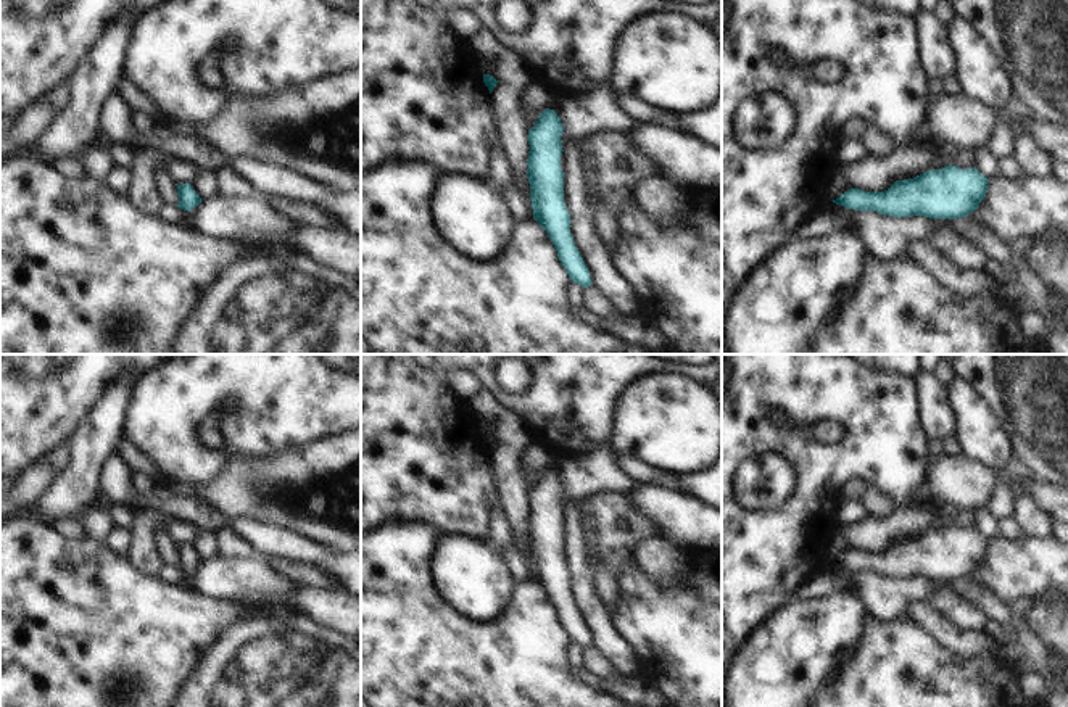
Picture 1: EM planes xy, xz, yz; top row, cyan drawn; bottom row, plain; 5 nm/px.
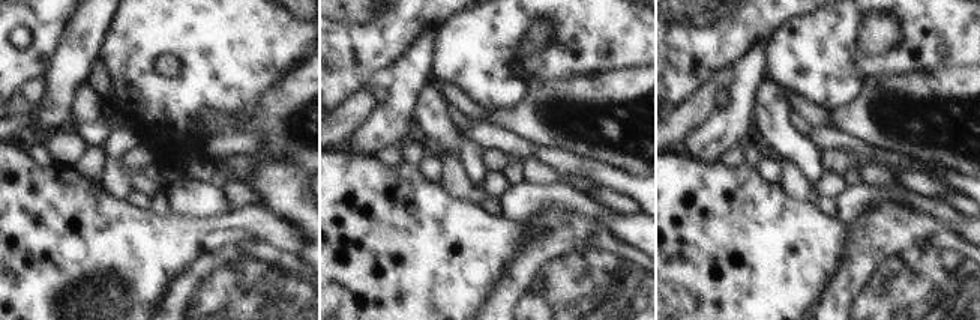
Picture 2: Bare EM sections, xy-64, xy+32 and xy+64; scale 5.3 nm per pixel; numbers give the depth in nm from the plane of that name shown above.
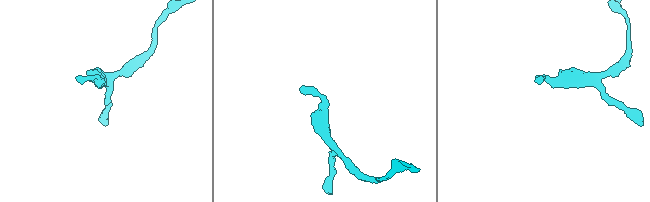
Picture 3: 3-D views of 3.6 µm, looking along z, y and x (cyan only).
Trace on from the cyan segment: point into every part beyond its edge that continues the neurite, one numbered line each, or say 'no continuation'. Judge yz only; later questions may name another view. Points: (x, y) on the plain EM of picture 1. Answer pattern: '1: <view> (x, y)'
1: yz (823, 583)

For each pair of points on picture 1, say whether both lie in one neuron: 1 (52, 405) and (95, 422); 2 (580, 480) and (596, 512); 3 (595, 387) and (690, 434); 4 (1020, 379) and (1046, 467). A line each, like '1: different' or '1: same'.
1: different
2: different
3: different
4: same

